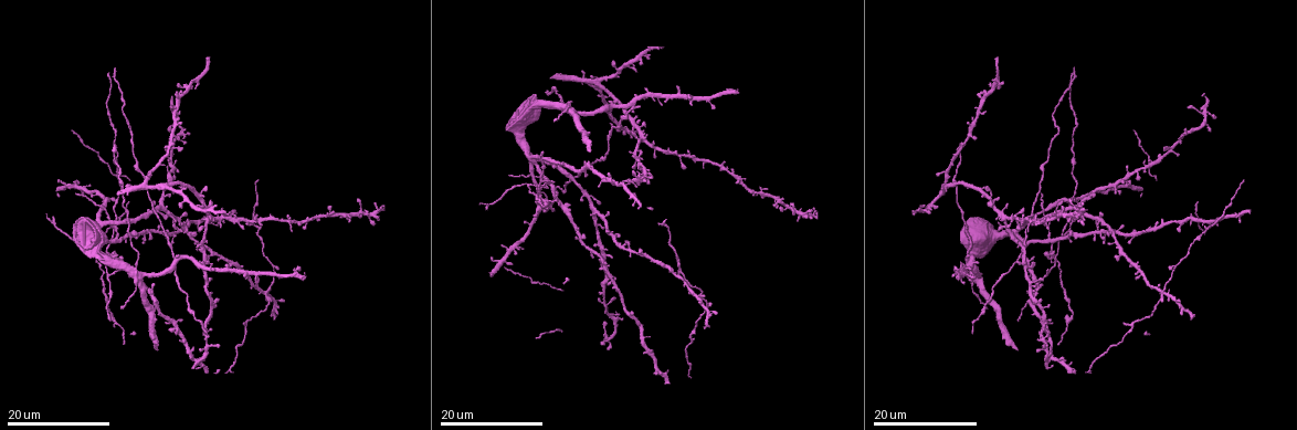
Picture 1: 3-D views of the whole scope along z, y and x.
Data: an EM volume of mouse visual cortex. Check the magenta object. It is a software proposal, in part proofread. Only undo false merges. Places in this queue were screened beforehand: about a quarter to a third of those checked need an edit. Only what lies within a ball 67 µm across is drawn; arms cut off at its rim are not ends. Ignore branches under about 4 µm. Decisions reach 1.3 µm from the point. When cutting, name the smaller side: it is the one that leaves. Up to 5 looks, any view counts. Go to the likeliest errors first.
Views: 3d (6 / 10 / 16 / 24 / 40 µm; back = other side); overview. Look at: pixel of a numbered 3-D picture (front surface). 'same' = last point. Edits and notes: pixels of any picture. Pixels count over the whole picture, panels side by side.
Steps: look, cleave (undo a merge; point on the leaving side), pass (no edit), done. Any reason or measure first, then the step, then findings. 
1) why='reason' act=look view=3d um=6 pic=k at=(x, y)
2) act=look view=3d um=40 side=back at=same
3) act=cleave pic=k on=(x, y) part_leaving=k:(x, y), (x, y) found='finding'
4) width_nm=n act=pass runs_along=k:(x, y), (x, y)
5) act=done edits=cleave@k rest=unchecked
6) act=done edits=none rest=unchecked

why='four or more arms meet' act=look view=3d um=24 pic=1 at=(268, 290)

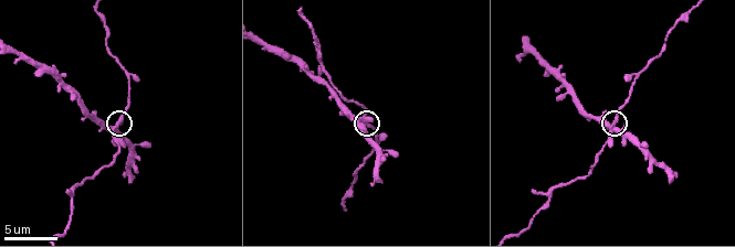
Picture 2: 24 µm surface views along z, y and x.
act=look view=3d um=6 pic=2 at=(115, 124)

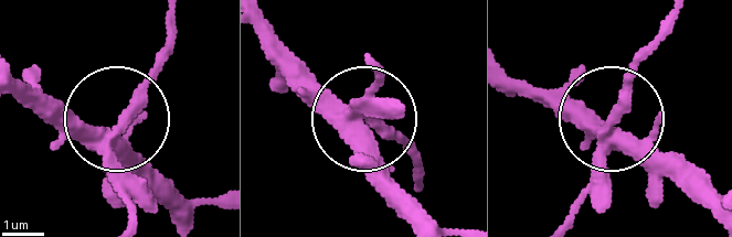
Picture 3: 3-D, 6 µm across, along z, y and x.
width_nm=340 act=cleave pic=3 on=(150, 191) part_leaving=3:(106, 142), (162, 51), (169, 19) found='two neurons meet here'

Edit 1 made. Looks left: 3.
why='arms part here' act=look view=3d um=16 pic=1 at=(117, 240)

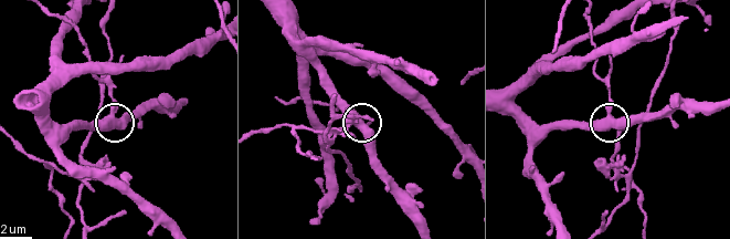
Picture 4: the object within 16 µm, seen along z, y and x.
act=look view=3d um=6 pic=4 at=(610, 119)

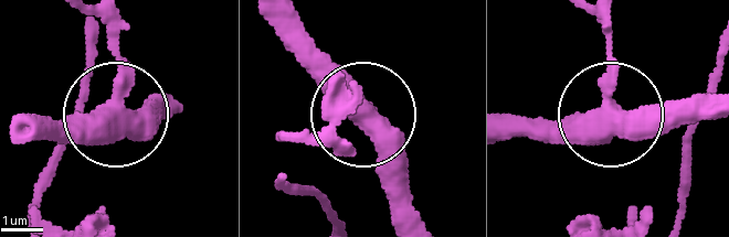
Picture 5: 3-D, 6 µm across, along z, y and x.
arms=3 act=cleave pic=5 on=(118, 32) found='a second neuron is stuck on'

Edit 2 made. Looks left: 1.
act=done edits=cleave@3,cleave@5 rest=unchecked

